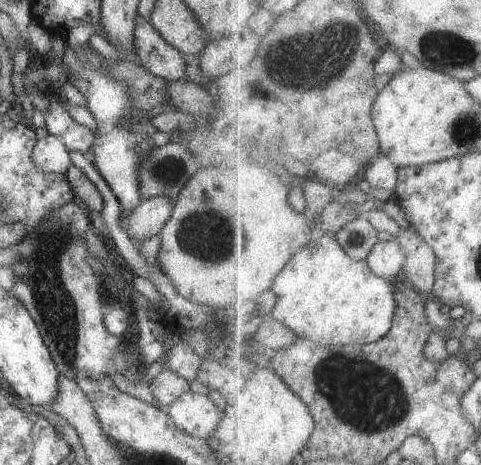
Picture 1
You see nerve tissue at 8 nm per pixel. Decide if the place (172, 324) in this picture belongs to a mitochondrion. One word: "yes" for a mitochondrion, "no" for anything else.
no

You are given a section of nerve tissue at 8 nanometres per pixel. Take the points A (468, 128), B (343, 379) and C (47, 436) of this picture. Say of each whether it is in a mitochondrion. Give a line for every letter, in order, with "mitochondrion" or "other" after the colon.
A: mitochondrion
B: mitochondrion
C: other

